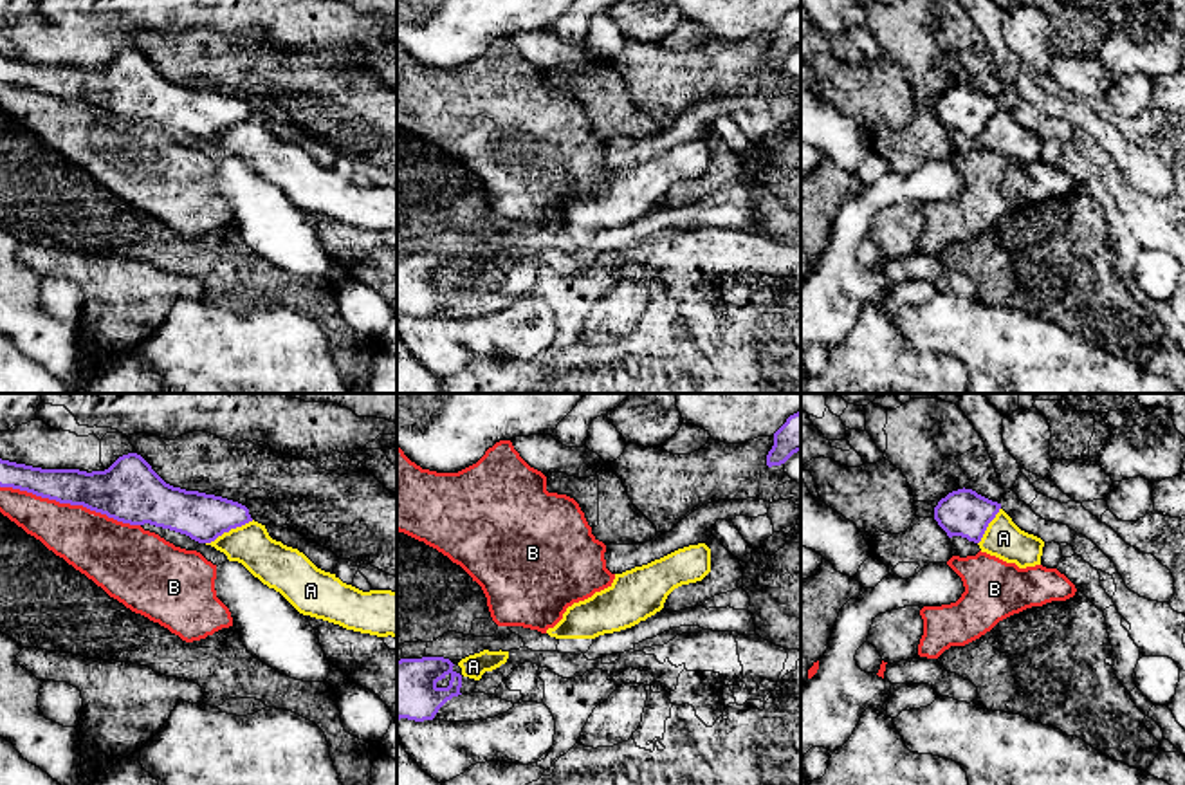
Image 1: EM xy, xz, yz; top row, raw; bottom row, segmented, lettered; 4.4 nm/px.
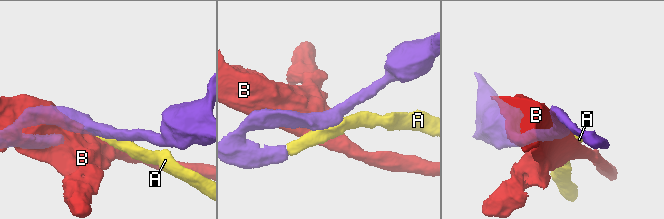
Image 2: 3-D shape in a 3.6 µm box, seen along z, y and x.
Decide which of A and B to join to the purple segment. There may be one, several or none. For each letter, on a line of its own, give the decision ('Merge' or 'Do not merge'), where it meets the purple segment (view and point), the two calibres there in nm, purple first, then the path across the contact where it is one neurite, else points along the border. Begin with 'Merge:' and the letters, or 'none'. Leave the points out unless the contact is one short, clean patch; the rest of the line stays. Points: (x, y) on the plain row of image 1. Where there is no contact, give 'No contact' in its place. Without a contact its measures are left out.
Merge: A
A: Merge. Touches purple at xy (229, 125). Thickness 220 nm (purple) against 190 nm
B: Do not merge. Touches purple at xy (71, 100). Thickness 260 nm (purple) against 280 nm

